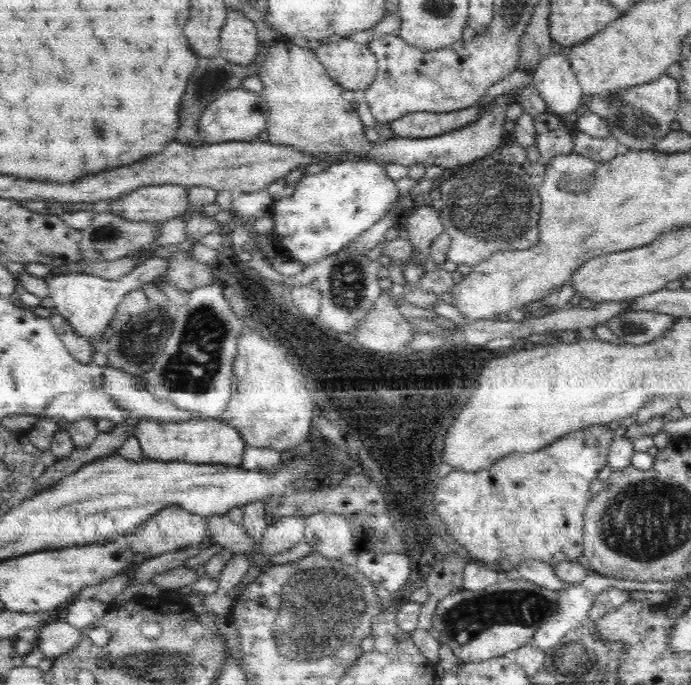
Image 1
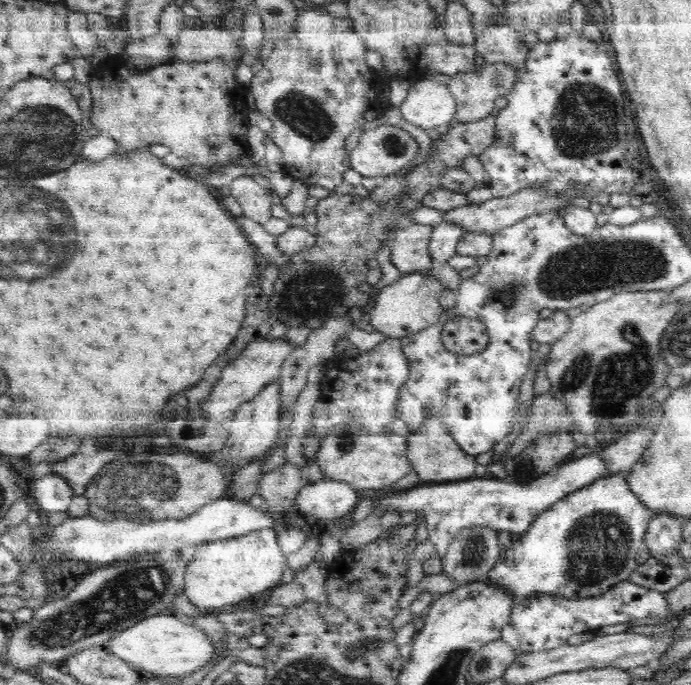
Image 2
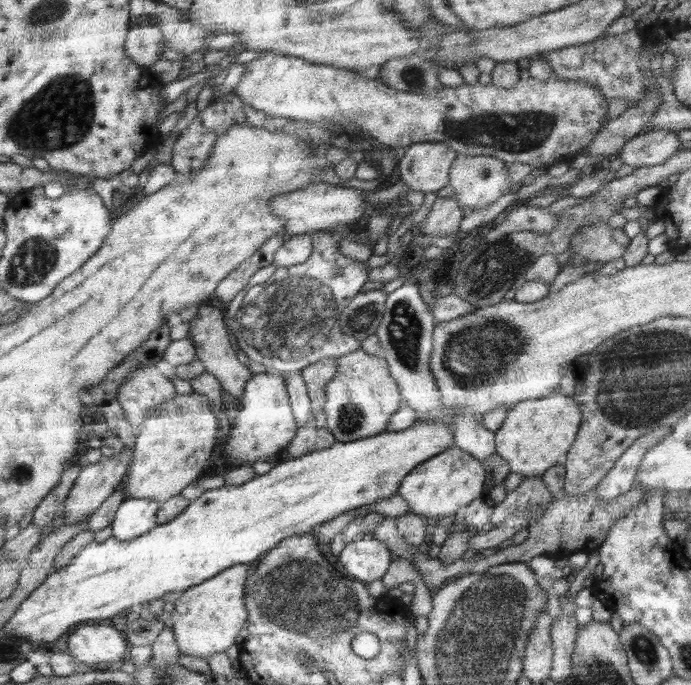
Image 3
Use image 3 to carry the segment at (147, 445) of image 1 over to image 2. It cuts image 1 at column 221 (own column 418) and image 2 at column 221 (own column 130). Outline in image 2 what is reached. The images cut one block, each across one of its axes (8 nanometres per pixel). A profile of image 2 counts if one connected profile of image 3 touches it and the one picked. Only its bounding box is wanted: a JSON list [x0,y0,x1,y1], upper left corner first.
[183,528,288,609]

